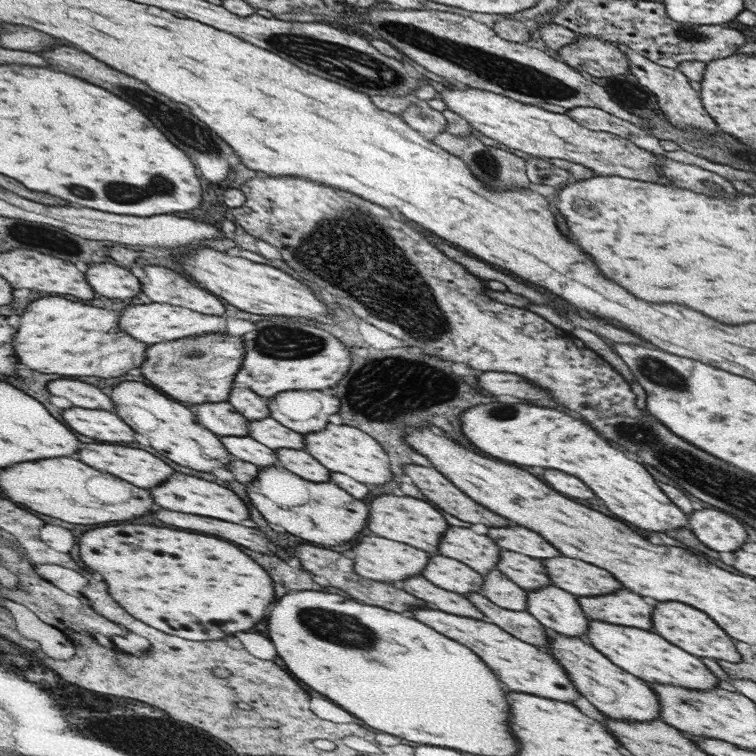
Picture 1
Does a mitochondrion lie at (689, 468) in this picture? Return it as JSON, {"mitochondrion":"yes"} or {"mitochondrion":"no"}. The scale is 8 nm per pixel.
{"mitochondrion":"yes"}

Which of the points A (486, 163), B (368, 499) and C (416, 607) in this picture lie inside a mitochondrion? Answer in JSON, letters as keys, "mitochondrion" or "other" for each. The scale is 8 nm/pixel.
{"A":"mitochondrion","B":"other","C":"other"}

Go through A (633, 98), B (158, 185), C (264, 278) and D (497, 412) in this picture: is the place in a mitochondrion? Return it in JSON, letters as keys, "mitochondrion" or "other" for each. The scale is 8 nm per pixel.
{"A":"mitochondrion","B":"mitochondrion","C":"other","D":"mitochondrion"}

